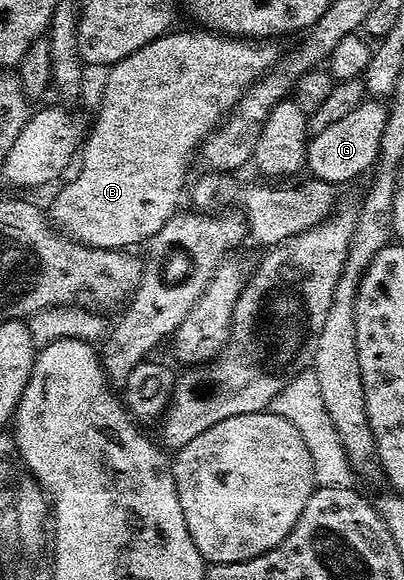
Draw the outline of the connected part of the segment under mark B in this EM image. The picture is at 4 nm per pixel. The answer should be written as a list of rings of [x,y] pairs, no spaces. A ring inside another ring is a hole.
[[[172,31],[166,37],[158,37],[151,45],[141,47],[141,51],[133,51],[133,55],[121,59],[117,64],[110,66],[106,70],[107,82],[104,83],[103,94],[99,97],[99,110],[95,113],[95,122],[89,125],[89,132],[86,134],[81,146],[81,156],[77,161],[79,174],[68,185],[60,187],[59,194],[52,199],[51,209],[49,208],[50,220],[68,237],[72,237],[73,240],[81,242],[82,245],[88,245],[94,249],[130,250],[135,247],[131,245],[141,244],[140,246],[142,246],[144,243],[150,242],[151,237],[157,235],[157,231],[161,231],[161,227],[165,227],[165,223],[169,223],[172,215],[180,212],[179,200],[182,197],[184,200],[185,186],[188,184],[187,168],[190,167],[191,161],[193,165],[196,160],[200,145],[226,118],[227,114],[235,108],[237,102],[243,98],[245,90],[253,82],[258,81],[264,73],[274,69],[281,57],[281,52],[279,53],[278,47],[275,46],[278,44],[271,39],[229,37],[214,31],[199,32],[203,33],[178,33],[178,31]]]

